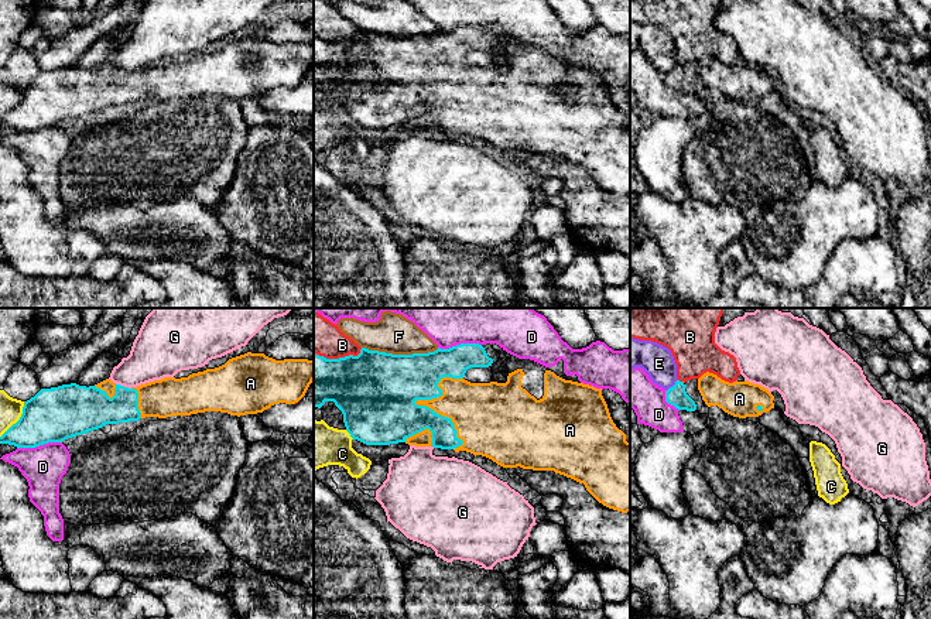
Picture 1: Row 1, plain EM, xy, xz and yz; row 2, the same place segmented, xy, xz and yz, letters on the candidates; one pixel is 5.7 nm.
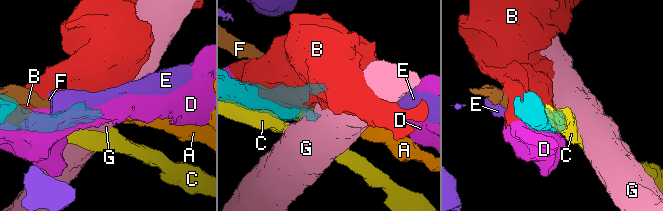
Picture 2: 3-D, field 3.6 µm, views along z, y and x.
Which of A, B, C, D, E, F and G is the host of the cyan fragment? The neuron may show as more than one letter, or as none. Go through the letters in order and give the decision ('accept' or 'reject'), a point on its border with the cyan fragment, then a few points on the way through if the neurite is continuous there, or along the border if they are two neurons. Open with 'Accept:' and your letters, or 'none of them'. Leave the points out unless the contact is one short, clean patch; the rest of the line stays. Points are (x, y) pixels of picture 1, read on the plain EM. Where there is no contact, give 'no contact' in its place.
Accept: A
A: accept; contact xz (425, 89)
B: reject; contact xz (339, 41)
C: reject; contact xz (349, 116)
D: reject; contact xy (38, 129)
E: reject; contact yz (673, 69); border yz (677, 62), (666, 74)
F: reject; contact xz (400, 38)
G: reject; contact xy (123, 69); border xy (116, 67), (130, 72)

